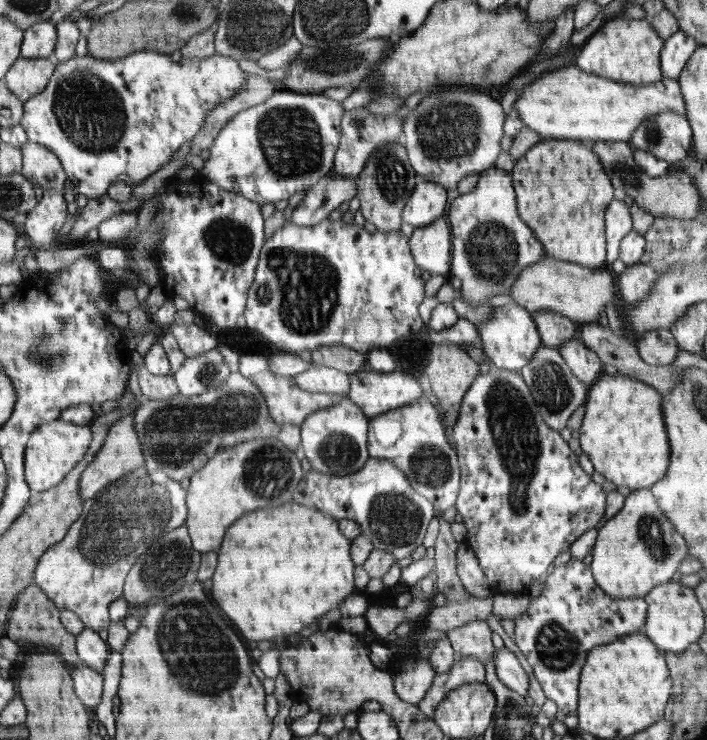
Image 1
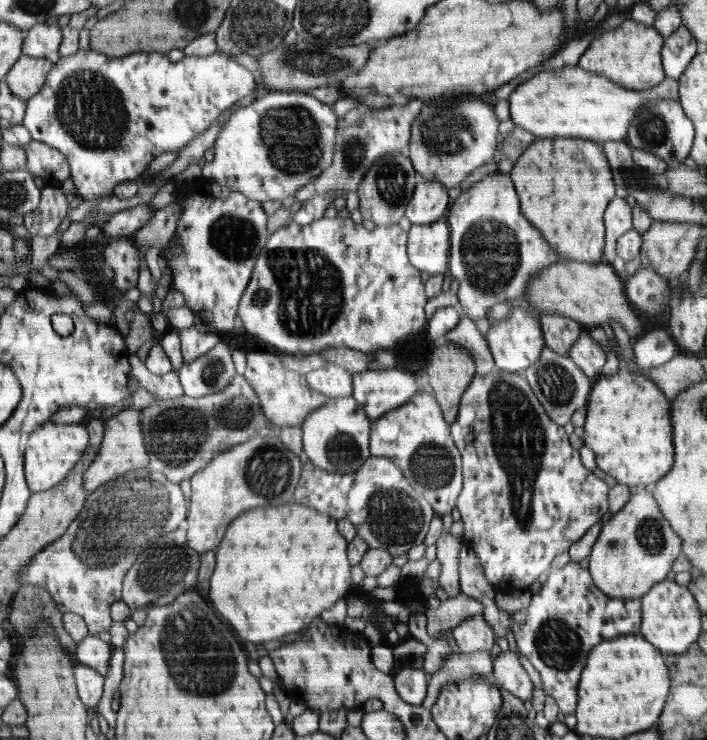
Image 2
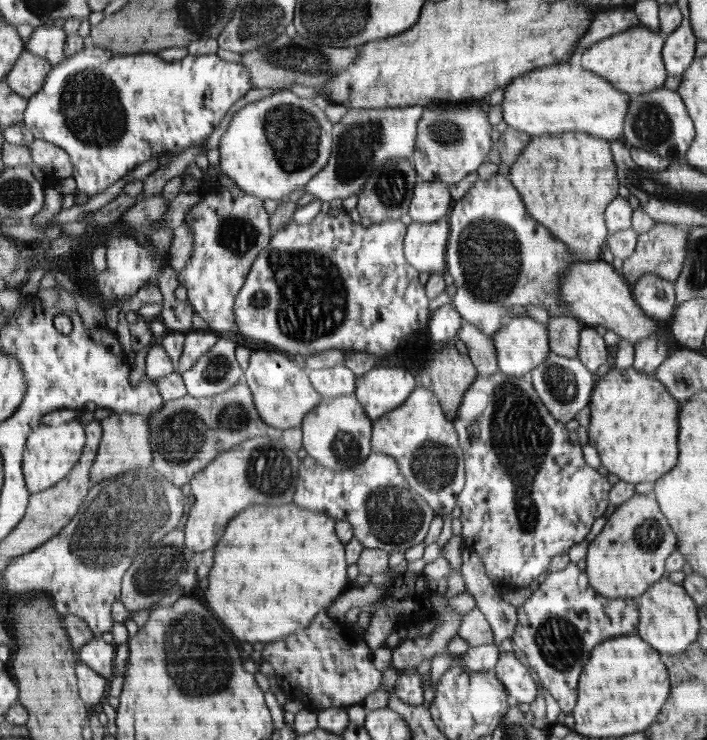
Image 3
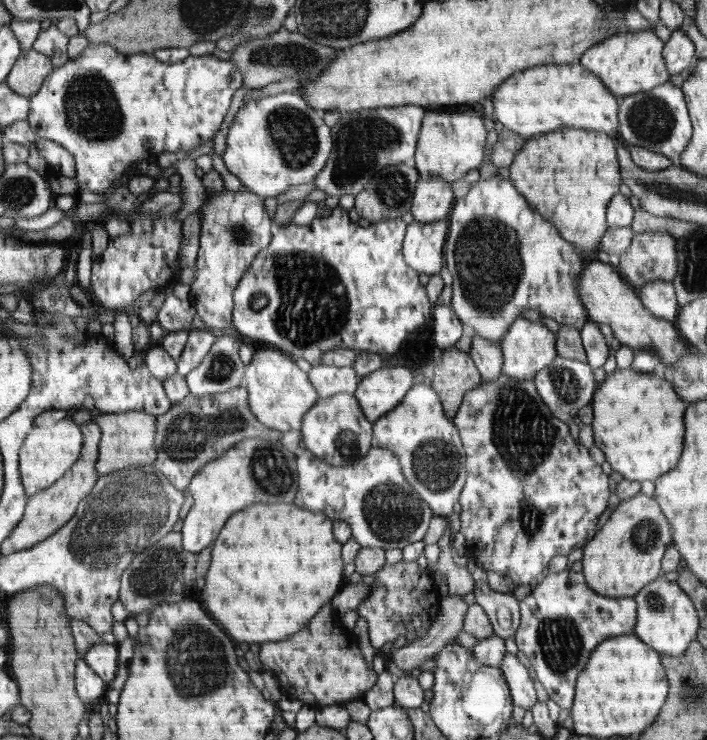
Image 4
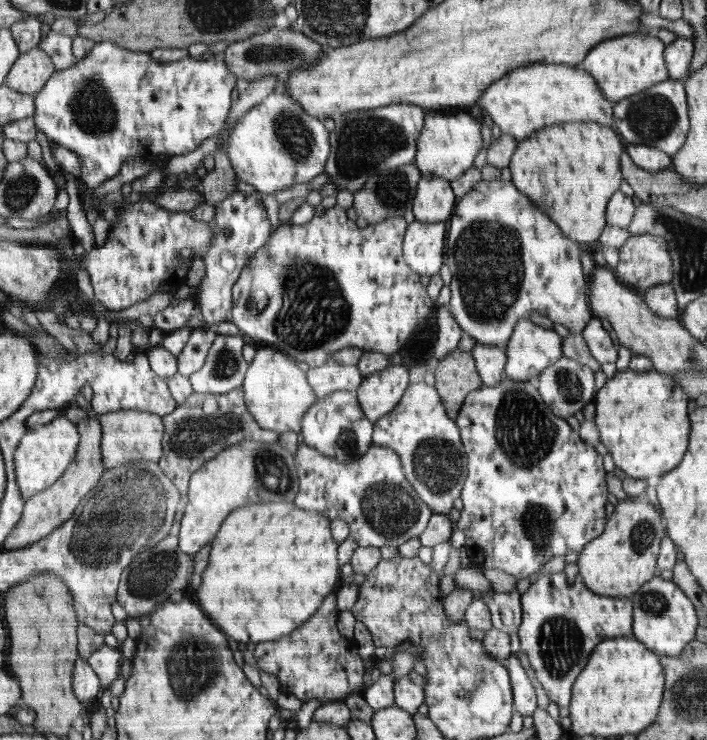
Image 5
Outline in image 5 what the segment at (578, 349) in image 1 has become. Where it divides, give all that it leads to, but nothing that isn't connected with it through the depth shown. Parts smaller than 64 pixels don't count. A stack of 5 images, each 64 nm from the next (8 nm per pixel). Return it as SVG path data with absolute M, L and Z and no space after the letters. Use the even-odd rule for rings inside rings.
M593 316L581 332L590 353L594 355L600 366L607 362L616 362L619 348L613 333L607 331L602 324L603 322L598 317Z

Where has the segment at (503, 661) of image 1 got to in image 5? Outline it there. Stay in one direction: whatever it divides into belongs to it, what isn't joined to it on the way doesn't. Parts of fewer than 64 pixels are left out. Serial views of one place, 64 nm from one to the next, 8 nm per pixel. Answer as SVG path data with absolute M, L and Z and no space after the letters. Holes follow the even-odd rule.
M512 655L505 663L509 669L509 675L512 679L513 687L513 704L516 710L520 712L520 716L533 717L534 710L537 708L536 692L526 674L526 671L519 662L519 659Z

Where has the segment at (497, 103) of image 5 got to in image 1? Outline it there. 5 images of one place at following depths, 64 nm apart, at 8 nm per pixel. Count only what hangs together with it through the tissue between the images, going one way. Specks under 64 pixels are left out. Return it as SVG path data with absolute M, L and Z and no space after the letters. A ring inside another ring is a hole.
M577 64L543 73L540 78L531 81L522 89L513 107L516 108L524 128L536 132L542 139L578 140L585 143L594 141L629 143L635 129L642 125L643 120L653 118L666 110L685 116L684 94L674 79L663 76L658 82L649 85L626 85L584 72Z

